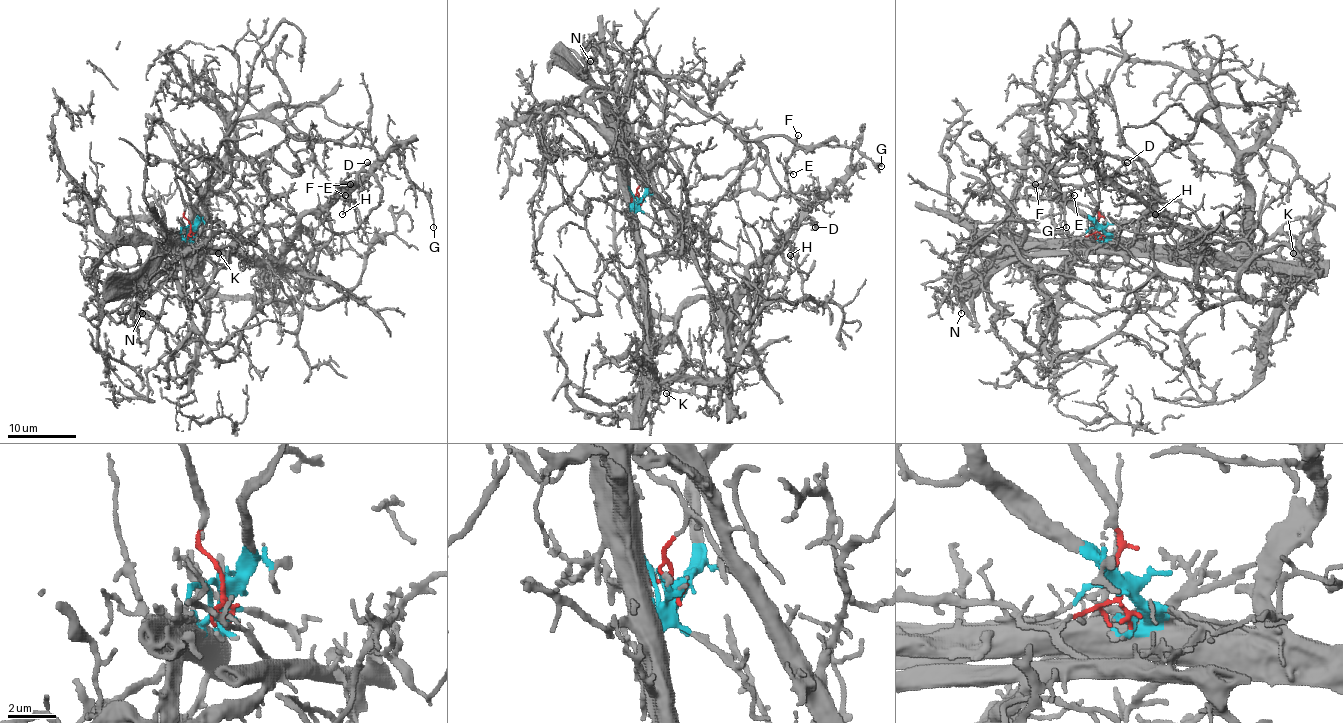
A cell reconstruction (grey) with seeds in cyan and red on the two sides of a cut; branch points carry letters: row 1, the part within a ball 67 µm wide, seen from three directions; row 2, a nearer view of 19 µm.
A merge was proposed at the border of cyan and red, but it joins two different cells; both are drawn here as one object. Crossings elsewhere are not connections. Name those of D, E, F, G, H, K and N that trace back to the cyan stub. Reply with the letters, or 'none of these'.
K

